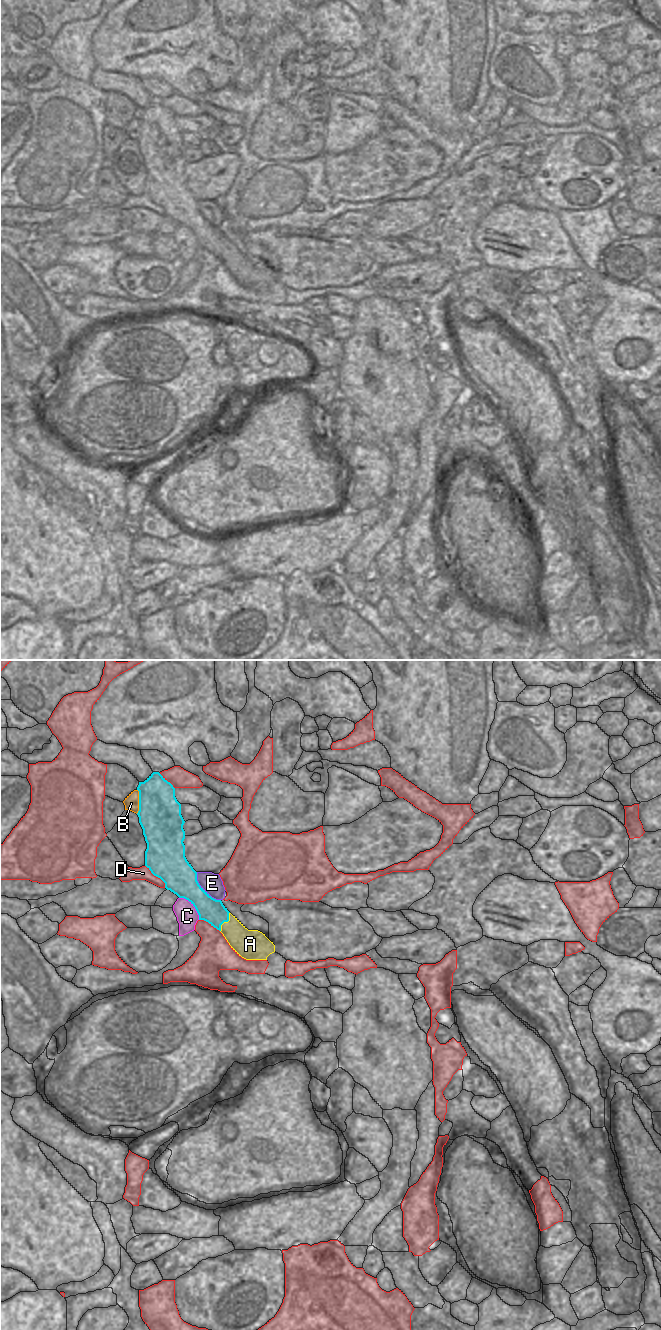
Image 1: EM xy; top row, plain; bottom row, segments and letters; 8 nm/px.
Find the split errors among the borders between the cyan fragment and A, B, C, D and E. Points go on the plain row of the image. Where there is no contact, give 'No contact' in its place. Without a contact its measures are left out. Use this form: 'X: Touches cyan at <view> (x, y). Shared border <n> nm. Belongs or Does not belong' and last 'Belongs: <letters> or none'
A: Touches cyan at xy (225, 249). Shared border 180 nm. Belongs
B: Touches cyan at xy (139, 129). Shared border 200 nm. Does not belong
C: Touches cyan at xy (193, 233). Shared border 240 nm. Does not belong
D: Touches cyan at xy (156, 204). Shared border 240 nm. Does not belong
E: Touches cyan at xy (204, 218). Shared border 300 nm. Does not belong
Belongs: A.

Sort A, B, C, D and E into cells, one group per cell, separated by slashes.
A / B / C / D / E

